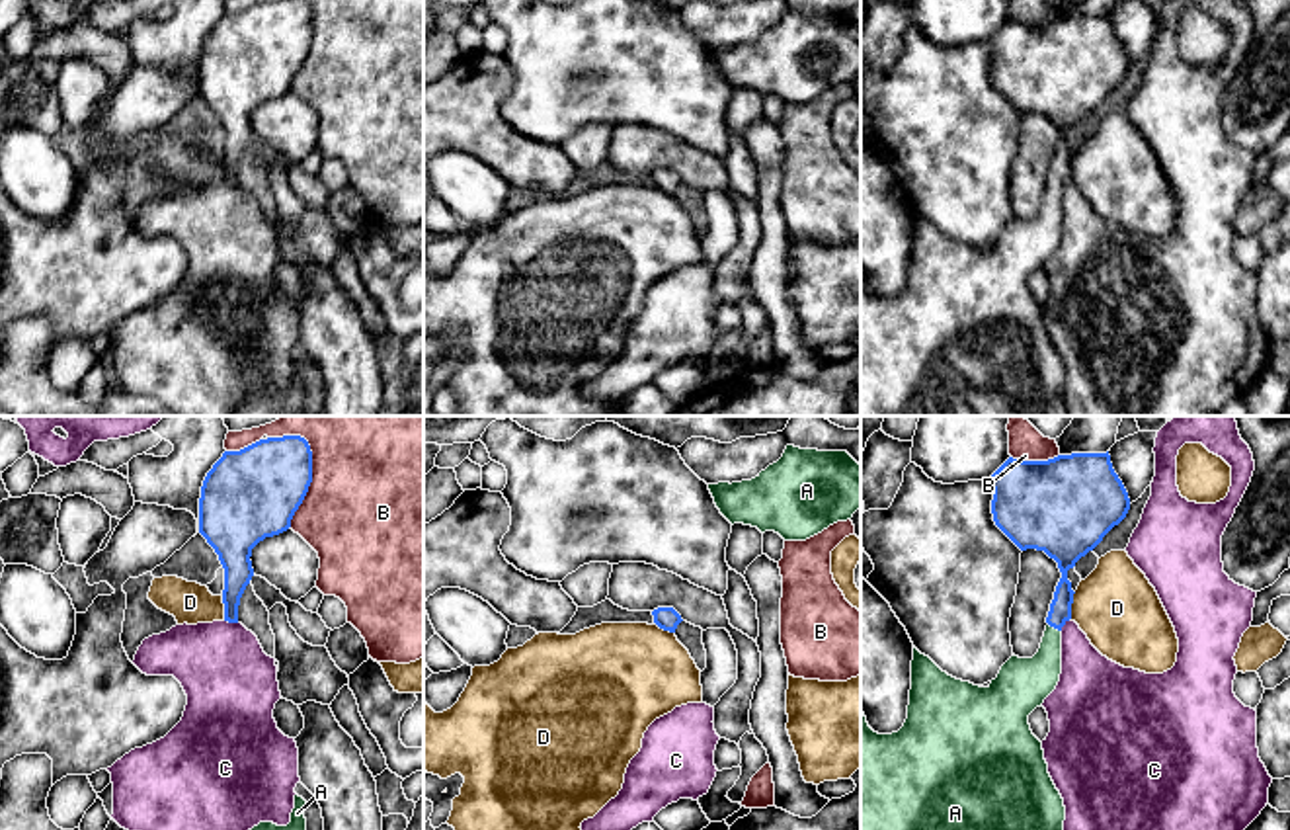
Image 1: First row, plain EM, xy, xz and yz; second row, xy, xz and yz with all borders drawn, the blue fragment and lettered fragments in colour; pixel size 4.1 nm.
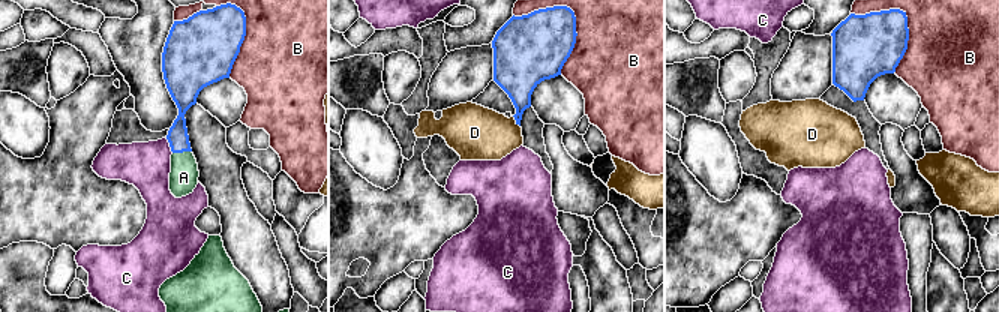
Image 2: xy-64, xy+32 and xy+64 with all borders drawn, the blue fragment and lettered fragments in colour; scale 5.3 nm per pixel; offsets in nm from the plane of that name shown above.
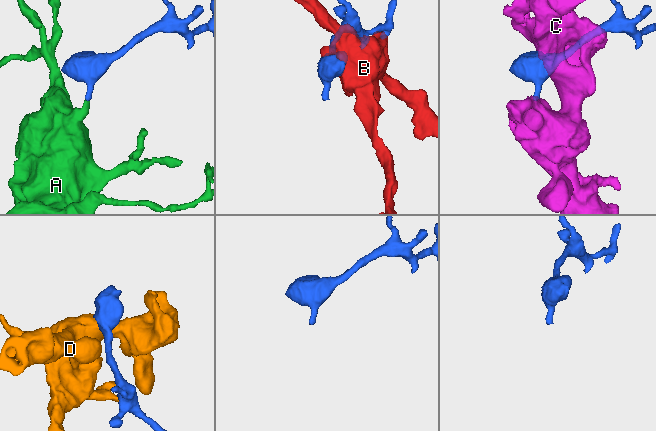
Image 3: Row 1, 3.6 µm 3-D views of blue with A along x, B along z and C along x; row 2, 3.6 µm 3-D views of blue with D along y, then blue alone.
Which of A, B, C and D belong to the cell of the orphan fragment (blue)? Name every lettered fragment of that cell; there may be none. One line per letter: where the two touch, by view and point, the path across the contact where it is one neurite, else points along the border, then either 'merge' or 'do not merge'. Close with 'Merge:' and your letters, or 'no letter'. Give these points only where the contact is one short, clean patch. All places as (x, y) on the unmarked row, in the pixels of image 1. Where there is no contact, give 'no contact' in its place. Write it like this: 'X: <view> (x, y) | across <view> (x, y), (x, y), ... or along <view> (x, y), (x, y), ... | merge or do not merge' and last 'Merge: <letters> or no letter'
A: yz (1054, 190) | across yz (1060, 172), (1054, 190), (1048, 223), (1029, 245) | merge
B: xy (311, 43) | do not merge
C: yz (1064, 186) | do not merge
D: yz (1070, 168) | along yz (1076, 155), (1070, 166), (1070, 180) | do not merge
Merge: A

